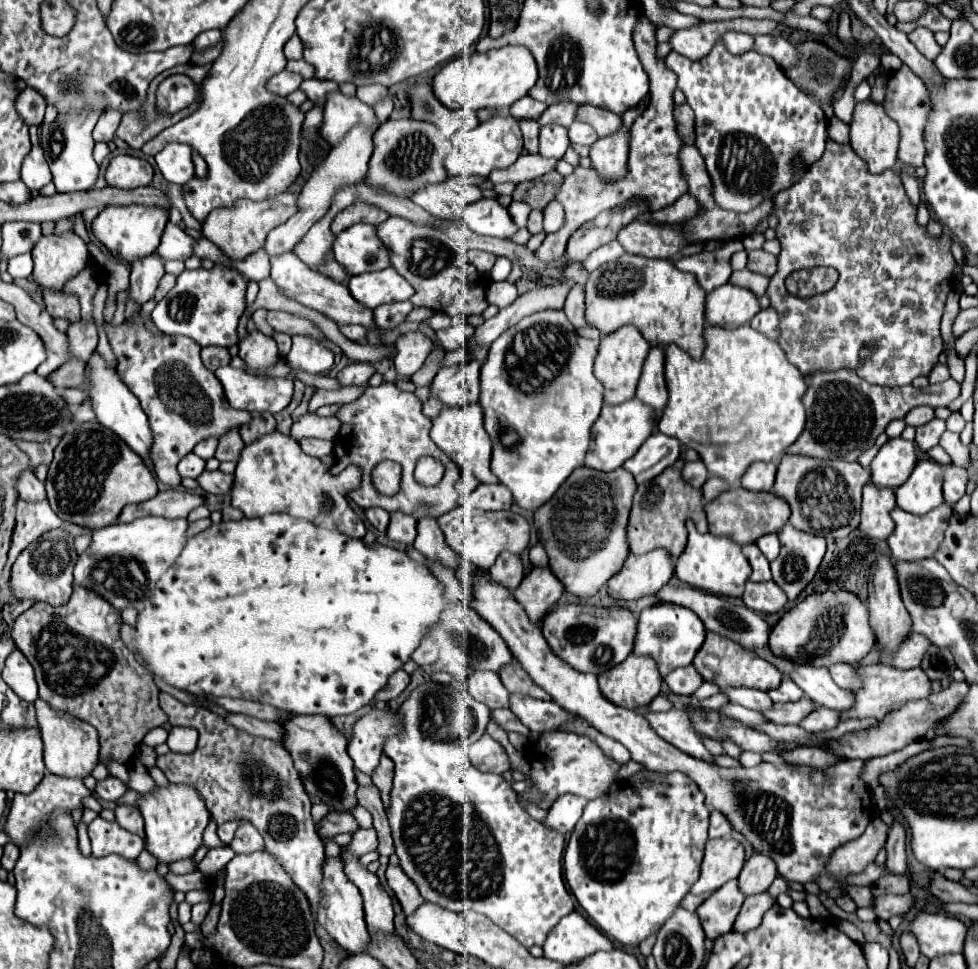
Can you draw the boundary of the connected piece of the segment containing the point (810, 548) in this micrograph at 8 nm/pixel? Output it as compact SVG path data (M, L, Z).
M785 524L777 532L777 536L781 542L781 554L771 562L773 580L775 580L775 584L779 584L783 588L783 592L787 594L789 600L795 600L799 596L799 592L811 582L811 578L815 576L815 572L823 560L825 538L821 534L809 534L809 532L797 530L791 524Z

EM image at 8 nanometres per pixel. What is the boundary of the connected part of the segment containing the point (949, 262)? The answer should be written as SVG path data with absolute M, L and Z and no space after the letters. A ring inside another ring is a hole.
M831 140L831 144L827 144L827 152L823 154L823 160L819 160L819 164L815 164L815 168L811 168L811 172L807 172L807 176L803 176L803 180L799 180L799 184L795 184L795 188L787 188L787 192L783 192L783 196L775 198L775 214L779 218L777 240L781 242L781 254L779 254L779 268L777 268L775 276L771 278L767 294L769 294L769 300L771 300L773 308L781 316L781 326L779 326L781 328L781 338L779 338L779 344L785 350L787 360L791 364L795 364L805 376L811 374L811 372L817 372L817 370L825 372L825 370L839 370L839 368L855 368L855 370L859 370L859 376L863 380L867 380L871 384L879 384L879 386L905 386L905 384L911 384L921 374L929 376L929 372L935 366L939 354L943 352L943 340L941 340L941 334L939 334L939 322L941 322L941 314L943 314L943 304L945 304L947 292L951 290L951 270L955 266L955 260L953 260L951 250L949 250L951 248L951 238L947 234L943 234L939 240L931 238L925 232L925 228L921 228L915 222L915 212L917 212L917 208L909 202L899 174L895 174L895 172L885 172L883 176L869 174L867 172L867 164L853 152L853 148L849 144L841 146L841 144L835 144L833 140ZM805 266L833 266L839 272L839 280L831 288L831 292L825 292L825 294L819 294L819 296L813 296L813 298L807 298L807 300L795 298L795 296L791 296L787 292L785 278L789 276L789 272L801 270ZM871 340L877 342L877 348L875 348L871 360L861 364L859 362L859 350Z

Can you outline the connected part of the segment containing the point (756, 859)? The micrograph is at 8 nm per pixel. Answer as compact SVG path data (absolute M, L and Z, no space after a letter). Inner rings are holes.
M753 854L741 874L739 874L739 890L745 894L745 896L755 896L755 894L761 894L765 892L771 882L775 880L775 874L777 874L777 868L773 864L773 860L767 860L767 856L759 856L759 854Z

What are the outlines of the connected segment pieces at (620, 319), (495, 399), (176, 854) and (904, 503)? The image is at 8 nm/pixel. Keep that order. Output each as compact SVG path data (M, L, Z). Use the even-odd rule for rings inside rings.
M625 254L619 260L591 272L585 286L585 316L591 326L609 334L625 324L633 324L653 346L679 344L693 358L701 358L705 350L705 298L697 276L681 272L671 260L645 258Z
M539 310L525 316L489 348L487 362L481 366L479 402L485 412L485 430L493 442L491 470L511 490L521 510L535 512L541 508L567 476L583 466L591 442L591 426L603 406L603 384L593 374L595 356L597 342L581 338L563 310Z
M169 784L167 788L155 788L153 794L143 796L137 806L145 818L145 850L161 864L191 858L203 844L203 830L207 828L211 814L195 790L183 784Z
M919 460L909 480L895 490L897 506L911 514L927 514L943 504L941 484L941 464L937 464L935 460Z

